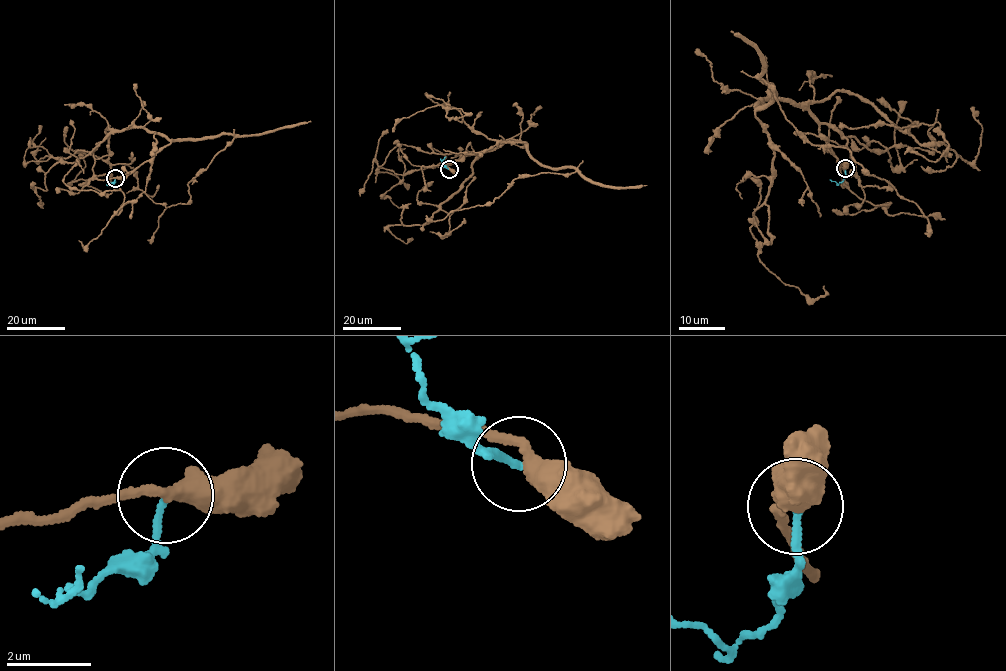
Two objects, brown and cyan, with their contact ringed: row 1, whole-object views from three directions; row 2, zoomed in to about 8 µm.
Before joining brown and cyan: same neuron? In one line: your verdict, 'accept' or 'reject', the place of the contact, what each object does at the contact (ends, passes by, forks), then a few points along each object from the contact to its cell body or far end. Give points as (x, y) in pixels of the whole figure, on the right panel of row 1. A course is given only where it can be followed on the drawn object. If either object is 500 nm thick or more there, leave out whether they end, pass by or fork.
reject; place (845, 168); brown passes by; cyan ends; course brown (845, 168), (847, 139), (758, 107), (774, 95), (756, 77), (805, 138), (913, 201), (924, 234); course cyan (845, 168), (840, 183), (829, 179)

